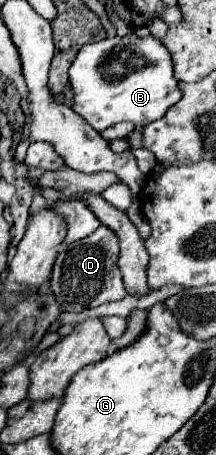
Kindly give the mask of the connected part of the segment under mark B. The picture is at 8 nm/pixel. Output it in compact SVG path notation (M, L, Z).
M119 36L85 44L69 68L69 82L75 92L73 110L81 114L95 130L105 130L125 120L137 126L147 126L149 122L159 120L167 112L167 108L181 98L181 92L177 88L177 78L173 76L173 60L169 56L169 50L153 36L139 40L151 40L151 58L147 60L145 66L131 70L123 78L107 78L103 74L103 62L109 56L113 56L113 50L117 46L125 44Z

